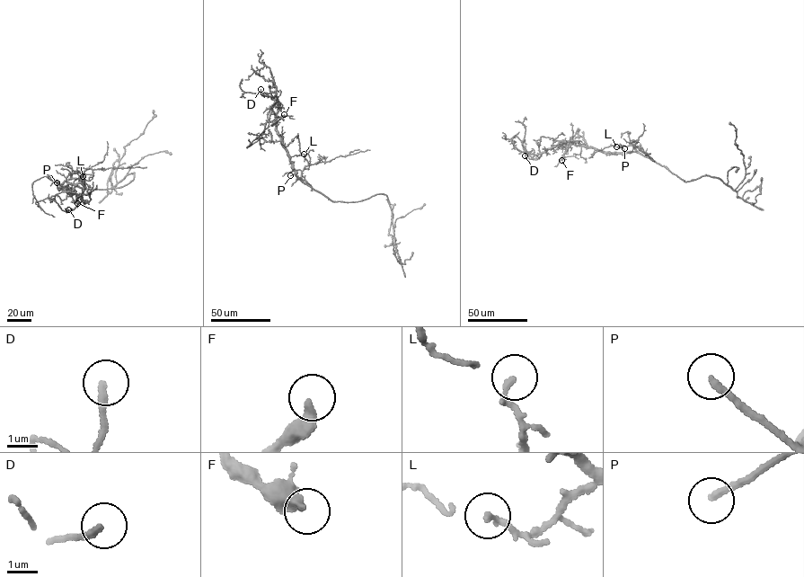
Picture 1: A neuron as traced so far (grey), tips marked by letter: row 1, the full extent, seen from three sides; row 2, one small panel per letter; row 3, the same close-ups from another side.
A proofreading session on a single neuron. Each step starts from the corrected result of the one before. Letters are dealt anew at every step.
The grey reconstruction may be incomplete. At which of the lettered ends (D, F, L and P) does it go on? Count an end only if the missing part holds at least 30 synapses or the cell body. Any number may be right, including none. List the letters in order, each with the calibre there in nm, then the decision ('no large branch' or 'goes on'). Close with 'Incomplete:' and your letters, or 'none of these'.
D: 220 nm | no large branch
F: 340 nm | no large branch
L: 170 nm | no large branch
P: 240 nm | goes on
Incomplete: P

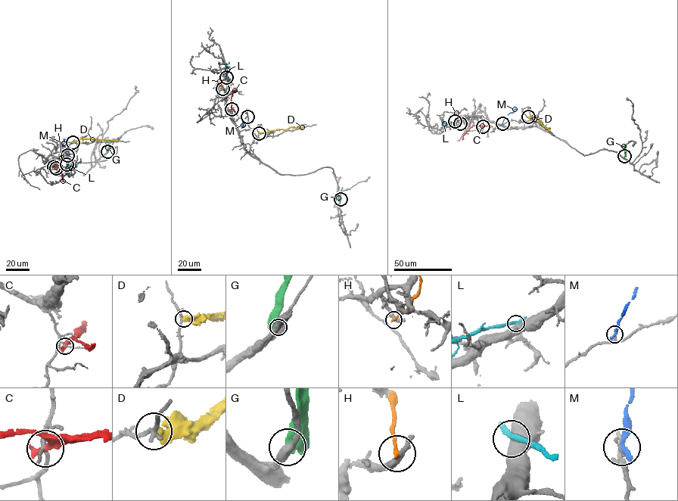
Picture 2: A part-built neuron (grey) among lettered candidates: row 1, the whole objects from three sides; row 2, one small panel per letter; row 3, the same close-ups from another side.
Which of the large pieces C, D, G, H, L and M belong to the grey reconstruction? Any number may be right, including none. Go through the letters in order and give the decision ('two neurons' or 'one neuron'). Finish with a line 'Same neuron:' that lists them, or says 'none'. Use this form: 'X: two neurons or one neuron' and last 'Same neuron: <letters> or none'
C: two neurons
D: two neurons
G: two neurons
H: two neurons
L: two neurons
M: two neurons
Same neuron: none

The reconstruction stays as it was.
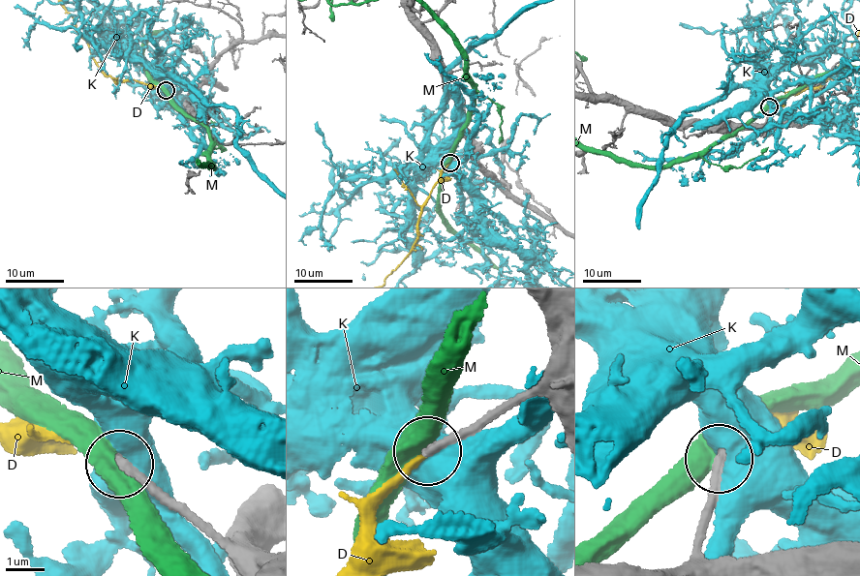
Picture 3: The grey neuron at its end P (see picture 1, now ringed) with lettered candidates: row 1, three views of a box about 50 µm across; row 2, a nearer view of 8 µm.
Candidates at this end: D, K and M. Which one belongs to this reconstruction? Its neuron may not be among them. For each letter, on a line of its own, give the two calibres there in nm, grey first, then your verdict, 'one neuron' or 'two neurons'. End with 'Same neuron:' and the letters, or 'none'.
D: 240 nm thick on the grey side, 180 nm on the other; one neuron
K: 320 nm thick on the grey side, 700 nm on the other; two neurons
M: 240 nm thick on the grey side, 500 nm on the other; two neurons
Same neuron: D

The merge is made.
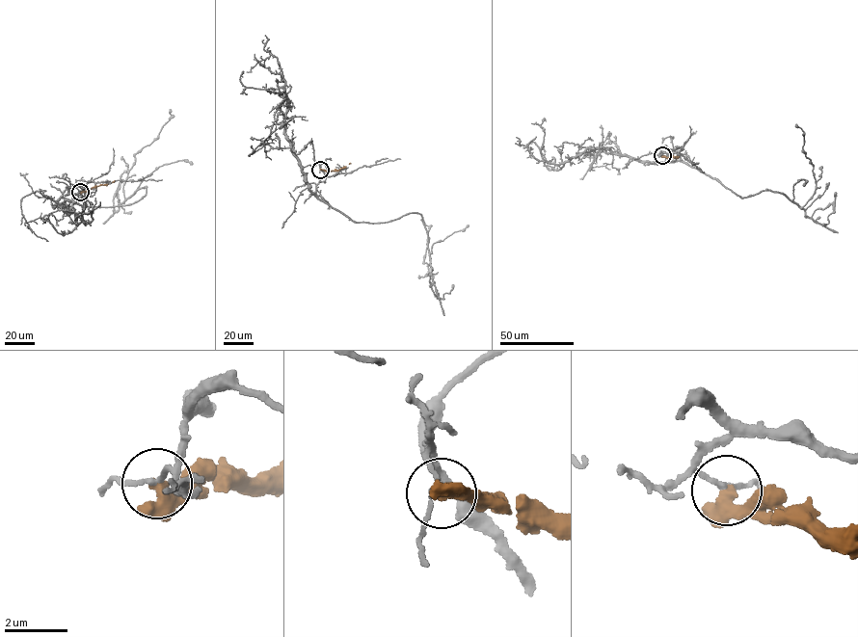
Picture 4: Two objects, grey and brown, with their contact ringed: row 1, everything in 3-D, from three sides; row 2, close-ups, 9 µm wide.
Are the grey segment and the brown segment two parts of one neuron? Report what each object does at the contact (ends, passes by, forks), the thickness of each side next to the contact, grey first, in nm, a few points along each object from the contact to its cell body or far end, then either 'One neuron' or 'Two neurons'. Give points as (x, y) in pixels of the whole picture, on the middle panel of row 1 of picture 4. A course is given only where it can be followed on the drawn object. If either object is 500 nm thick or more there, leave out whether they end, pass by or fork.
At the ring grey passes by. At the ring brown passes by. Thickness 130 nm (grey) against 340 nm. Course of grey: (320, 169), (325, 176), (317, 198), (354, 221), (420, 214), (430, 276), (423, 262), (429, 228), (422, 219). Course of brown: (320, 170), (337, 170), (350, 163). Two neurons

